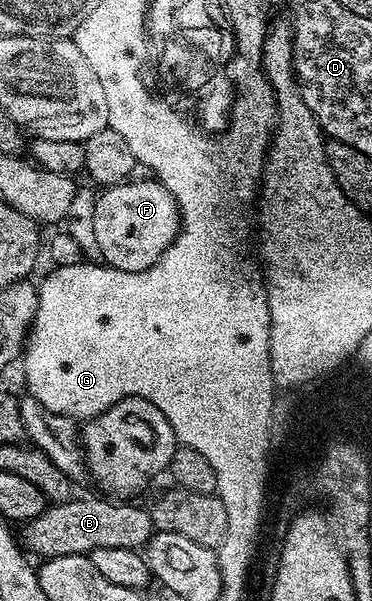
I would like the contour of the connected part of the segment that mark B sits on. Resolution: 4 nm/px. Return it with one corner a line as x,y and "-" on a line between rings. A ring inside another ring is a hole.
73,497
70,502
49,505
34,520
23,523
23,545
29,555
47,560
71,554
91,555
98,548
130,548
140,550
152,539
152,515
140,506
127,506
124,500
-
112,501
112,502
107,502
-
28,545
28,546
27,546

